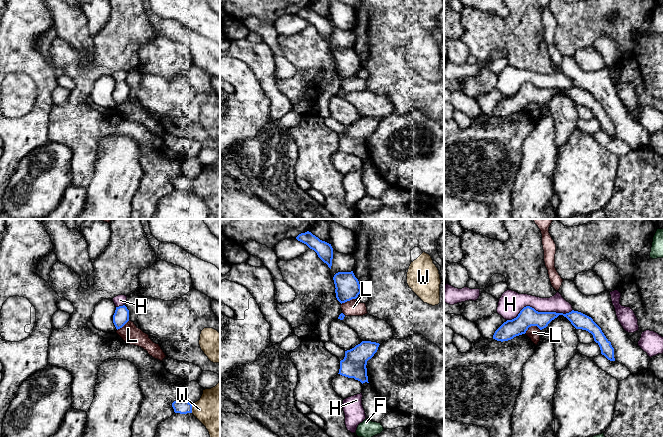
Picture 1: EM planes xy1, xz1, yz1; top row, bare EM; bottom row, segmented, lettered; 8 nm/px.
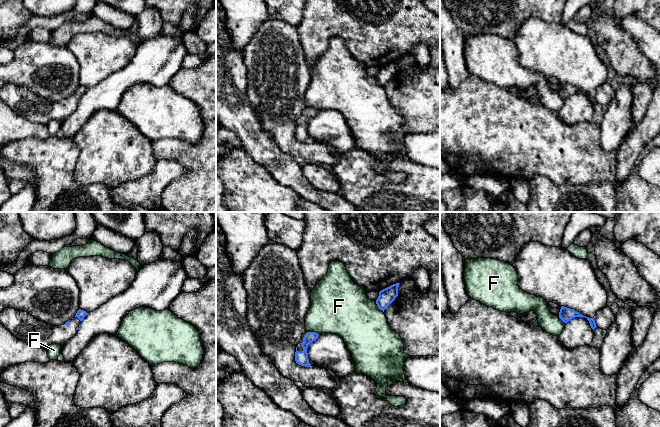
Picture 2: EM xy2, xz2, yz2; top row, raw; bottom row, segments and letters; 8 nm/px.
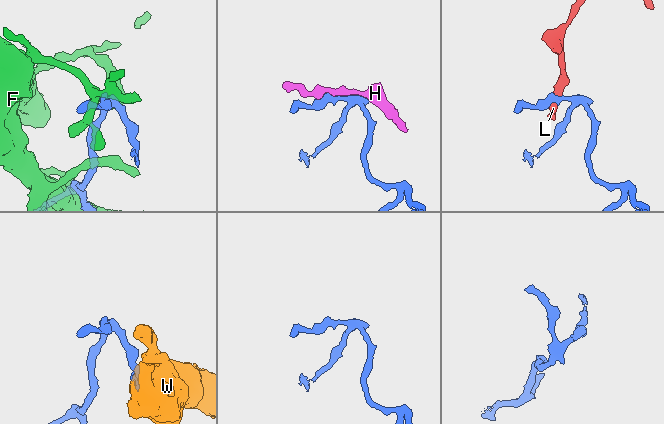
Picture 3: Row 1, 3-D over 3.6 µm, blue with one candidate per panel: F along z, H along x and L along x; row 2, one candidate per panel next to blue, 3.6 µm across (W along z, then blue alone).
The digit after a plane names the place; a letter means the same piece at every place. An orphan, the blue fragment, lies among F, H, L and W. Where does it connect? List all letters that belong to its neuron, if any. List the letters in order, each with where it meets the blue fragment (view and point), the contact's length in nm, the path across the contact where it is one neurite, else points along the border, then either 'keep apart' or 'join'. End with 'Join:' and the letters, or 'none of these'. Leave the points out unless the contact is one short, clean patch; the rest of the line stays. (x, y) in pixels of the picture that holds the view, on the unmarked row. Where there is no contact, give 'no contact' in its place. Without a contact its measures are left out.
F: meets blue in xz2 at (378, 83); contact 120 nm long; keep apart
H: meets blue in yz1 at (539, 88); contact 550 nm long; keep apart
L: meets blue in yz1 at (531, 101); contact 140 nm long; border along yz1 (540, 105), (536, 102), (530, 102), (524, 109); keep apart
W: meets blue in xy1 at (191, 184); contact 70 nm long; keep apart
Join: none of these

